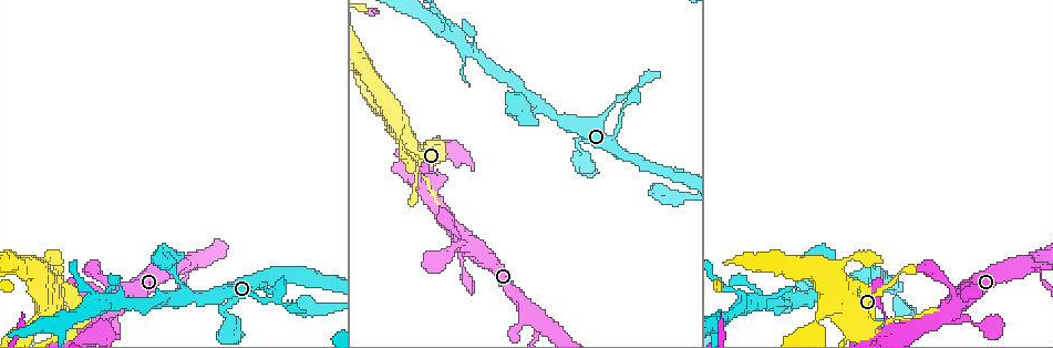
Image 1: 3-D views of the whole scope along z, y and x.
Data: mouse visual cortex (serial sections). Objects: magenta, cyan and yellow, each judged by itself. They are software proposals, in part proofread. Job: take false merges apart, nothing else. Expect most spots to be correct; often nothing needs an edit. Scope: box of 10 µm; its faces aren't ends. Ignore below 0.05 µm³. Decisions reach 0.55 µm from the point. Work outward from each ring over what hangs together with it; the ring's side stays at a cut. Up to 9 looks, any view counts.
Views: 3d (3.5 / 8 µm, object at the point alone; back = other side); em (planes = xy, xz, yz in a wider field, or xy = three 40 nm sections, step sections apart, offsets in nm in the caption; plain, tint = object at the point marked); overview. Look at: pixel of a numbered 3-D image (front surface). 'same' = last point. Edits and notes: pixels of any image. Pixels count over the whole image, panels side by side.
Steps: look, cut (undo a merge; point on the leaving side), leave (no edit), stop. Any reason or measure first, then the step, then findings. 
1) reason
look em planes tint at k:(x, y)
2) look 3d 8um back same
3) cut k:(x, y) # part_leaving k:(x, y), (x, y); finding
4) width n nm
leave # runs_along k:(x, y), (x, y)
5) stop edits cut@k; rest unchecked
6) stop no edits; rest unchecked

small branch off a trunk
look 3d 3.5um at 1:(540, 318)

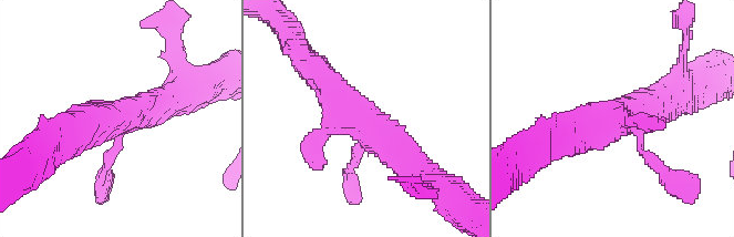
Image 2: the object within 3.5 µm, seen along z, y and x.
need the tissue
look em xy step 1 tint at 2:(362, 122)

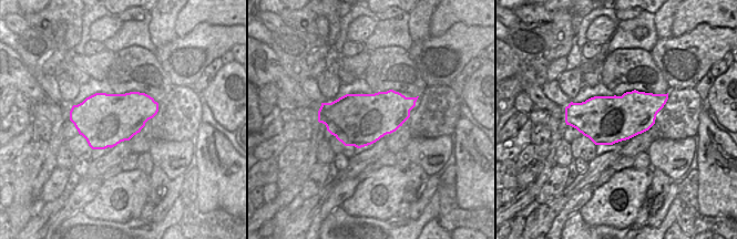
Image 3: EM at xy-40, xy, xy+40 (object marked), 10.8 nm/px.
leave # runs_along 2:(303, 59), (399, 158); all the same cell

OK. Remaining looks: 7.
thin arm on a thick one
look 3d 3.5um at 1:(460, 244)

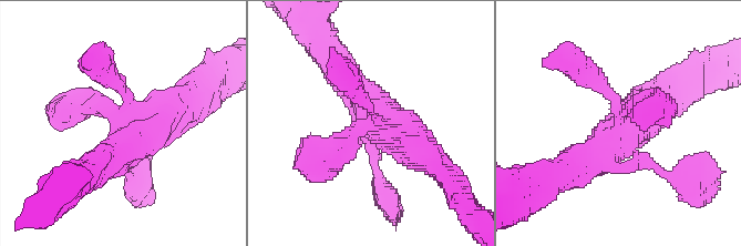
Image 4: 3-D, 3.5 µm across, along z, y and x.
now the EM
look em xy step 3 tint at 4:(127, 119)

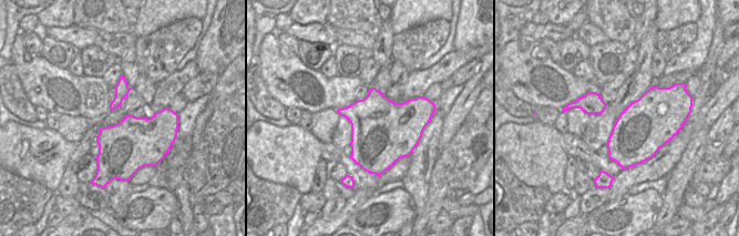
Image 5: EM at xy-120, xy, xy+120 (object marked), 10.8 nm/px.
leave # runs_along 4:(442, 167), (381, 120), (343, 77); continuous, no second cell

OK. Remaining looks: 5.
side arm on a straight run
look 3d 3.5um at 1:(812, 323)

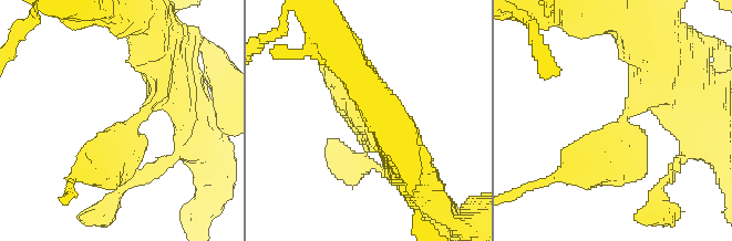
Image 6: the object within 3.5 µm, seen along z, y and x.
arms 3; arm_widths 350, 400, 400 nm
look em xy step 5 tint at 6:(618, 124)

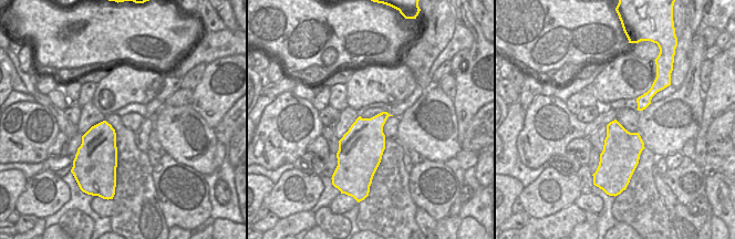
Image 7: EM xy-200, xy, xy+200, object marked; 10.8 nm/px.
cut 6:(637, 138) # part_leaving 6:(629, 111), (593, 168), (569, 161); two cells meet here

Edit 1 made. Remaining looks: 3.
side arm on a straight run
look 3d 3.5um back at 1:(741, 304)

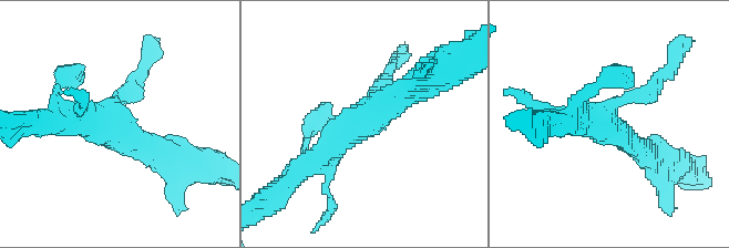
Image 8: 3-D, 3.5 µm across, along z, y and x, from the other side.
arms 3; arm_widths 150, 300, 350 nm; shape alone is not enough
look em xy step 2 tint at 8:(608, 124)

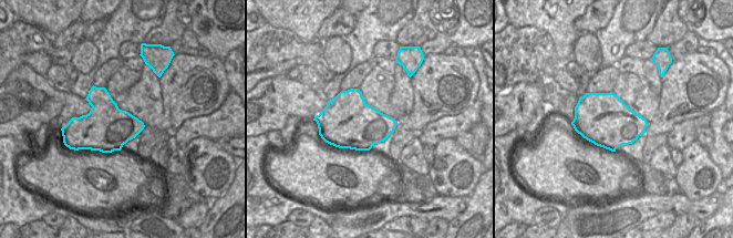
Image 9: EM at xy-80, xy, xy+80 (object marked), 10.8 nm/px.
leave # all the same cell

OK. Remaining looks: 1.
stop edits cut@6; rest unchecked

